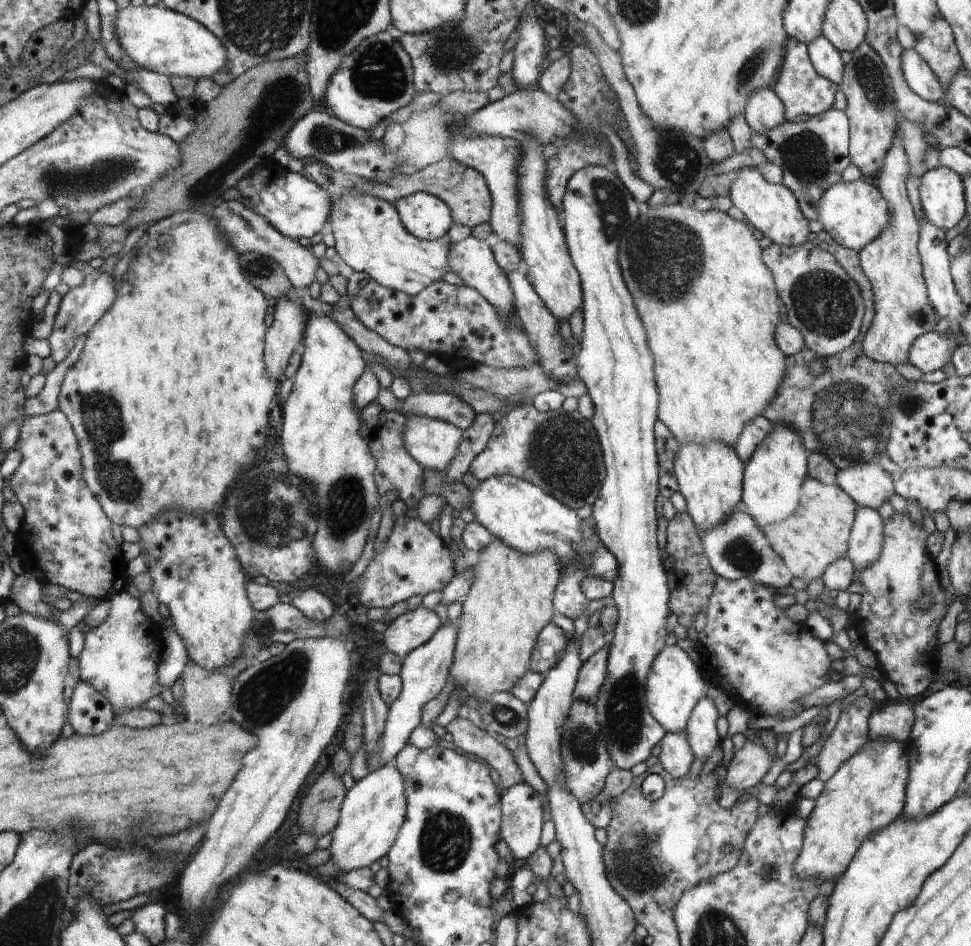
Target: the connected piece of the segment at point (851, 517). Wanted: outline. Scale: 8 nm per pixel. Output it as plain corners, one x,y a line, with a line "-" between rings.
810,474
807,477
808,482
804,482
804,498
800,498
800,512
780,525
765,526
762,529
790,574
809,583
821,578
832,562
847,557
848,541
851,540
858,504
838,485
818,482

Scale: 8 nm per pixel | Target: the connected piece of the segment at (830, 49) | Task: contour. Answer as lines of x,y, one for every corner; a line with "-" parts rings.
824,35
812,40
807,44
807,48
815,69
824,75
824,78
831,79
837,85
842,84
846,64
842,62
839,50
836,50

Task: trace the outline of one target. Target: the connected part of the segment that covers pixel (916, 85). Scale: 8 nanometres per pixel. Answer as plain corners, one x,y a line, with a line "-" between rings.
913,48
904,50
903,56
904,78
907,79
908,86
920,98
928,102
937,102
944,98
944,90
938,82
938,78
928,63
920,58
920,54

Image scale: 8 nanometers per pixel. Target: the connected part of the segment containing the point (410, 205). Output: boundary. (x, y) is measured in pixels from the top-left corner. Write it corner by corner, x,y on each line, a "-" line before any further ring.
414,193
393,205
403,226
420,240
438,240
452,224
451,208
432,194

